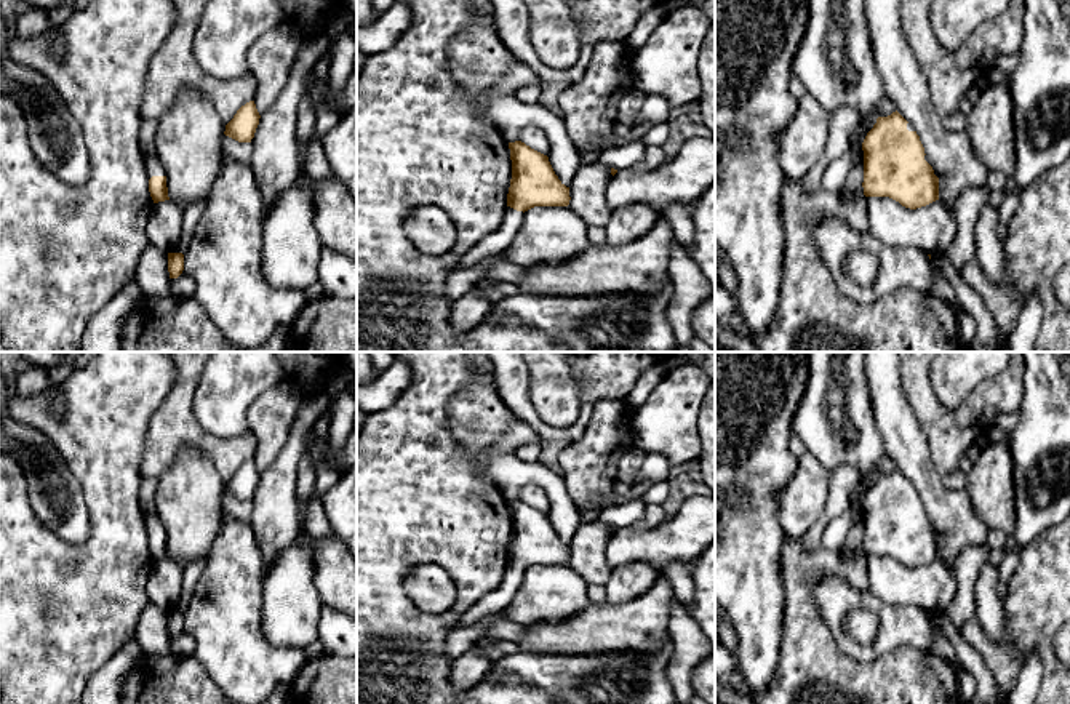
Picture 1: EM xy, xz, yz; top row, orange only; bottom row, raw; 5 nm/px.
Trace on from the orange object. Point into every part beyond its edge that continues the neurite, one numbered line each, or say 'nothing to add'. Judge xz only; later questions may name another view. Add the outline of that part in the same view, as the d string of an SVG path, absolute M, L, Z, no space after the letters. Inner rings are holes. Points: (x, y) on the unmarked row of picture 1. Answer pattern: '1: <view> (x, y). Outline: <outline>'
1: xz (495, 600). Outline: M507 565L502 584L488 590L477 603L465 610L453 629L472 626L488 614L505 610L521 584L523 573L523 570Z

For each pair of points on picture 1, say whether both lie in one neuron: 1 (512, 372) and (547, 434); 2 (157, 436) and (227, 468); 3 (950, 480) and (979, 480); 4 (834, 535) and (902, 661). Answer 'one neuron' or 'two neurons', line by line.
1: one neuron
2: one neuron
3: two neurons
4: two neurons

